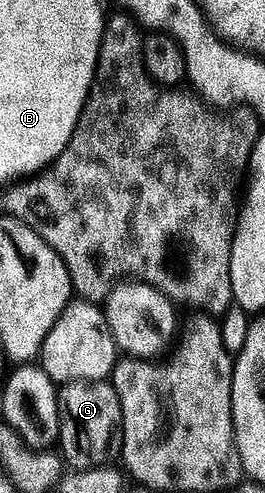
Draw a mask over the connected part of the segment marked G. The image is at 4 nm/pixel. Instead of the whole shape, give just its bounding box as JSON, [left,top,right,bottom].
[59,381,123,471]

